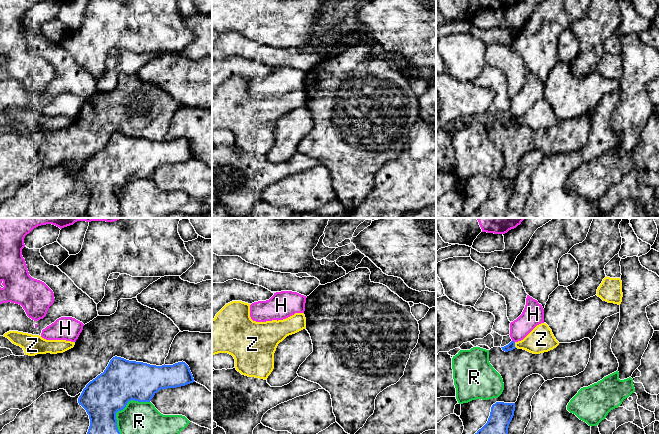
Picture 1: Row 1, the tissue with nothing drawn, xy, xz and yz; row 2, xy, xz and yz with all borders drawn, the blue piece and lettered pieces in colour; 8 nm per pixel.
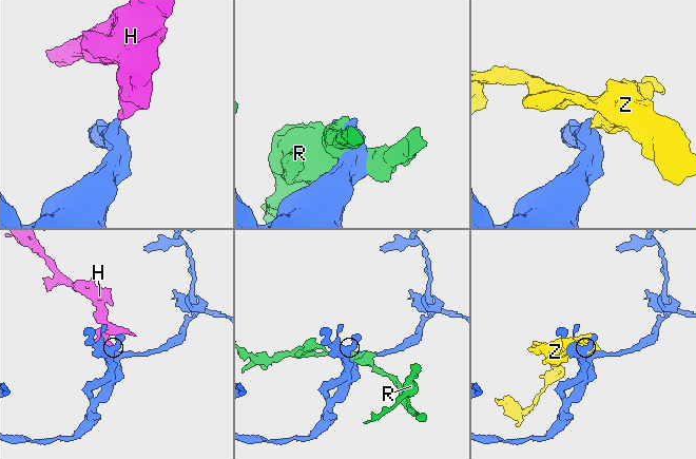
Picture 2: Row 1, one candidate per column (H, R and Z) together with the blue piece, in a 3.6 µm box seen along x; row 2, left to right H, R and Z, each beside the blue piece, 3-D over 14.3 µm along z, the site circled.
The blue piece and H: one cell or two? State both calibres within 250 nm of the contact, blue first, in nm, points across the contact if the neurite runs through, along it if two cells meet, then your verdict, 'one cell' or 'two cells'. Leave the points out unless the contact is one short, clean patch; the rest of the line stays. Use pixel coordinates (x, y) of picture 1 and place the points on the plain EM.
60 nm thick on the blue side, 160 nm on the other; border along yz (512, 116), (514, 118); two cells

